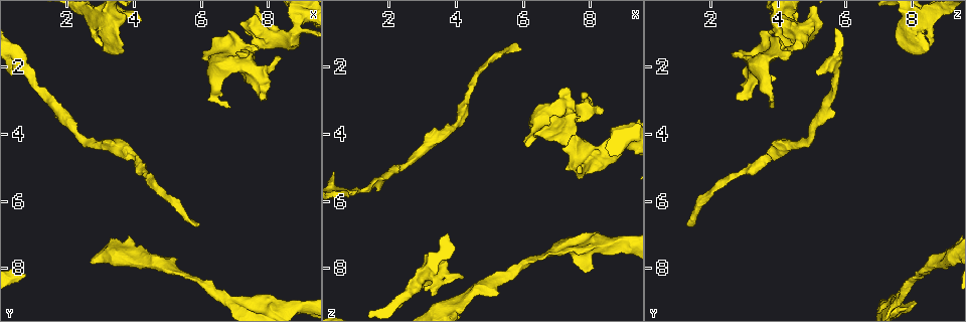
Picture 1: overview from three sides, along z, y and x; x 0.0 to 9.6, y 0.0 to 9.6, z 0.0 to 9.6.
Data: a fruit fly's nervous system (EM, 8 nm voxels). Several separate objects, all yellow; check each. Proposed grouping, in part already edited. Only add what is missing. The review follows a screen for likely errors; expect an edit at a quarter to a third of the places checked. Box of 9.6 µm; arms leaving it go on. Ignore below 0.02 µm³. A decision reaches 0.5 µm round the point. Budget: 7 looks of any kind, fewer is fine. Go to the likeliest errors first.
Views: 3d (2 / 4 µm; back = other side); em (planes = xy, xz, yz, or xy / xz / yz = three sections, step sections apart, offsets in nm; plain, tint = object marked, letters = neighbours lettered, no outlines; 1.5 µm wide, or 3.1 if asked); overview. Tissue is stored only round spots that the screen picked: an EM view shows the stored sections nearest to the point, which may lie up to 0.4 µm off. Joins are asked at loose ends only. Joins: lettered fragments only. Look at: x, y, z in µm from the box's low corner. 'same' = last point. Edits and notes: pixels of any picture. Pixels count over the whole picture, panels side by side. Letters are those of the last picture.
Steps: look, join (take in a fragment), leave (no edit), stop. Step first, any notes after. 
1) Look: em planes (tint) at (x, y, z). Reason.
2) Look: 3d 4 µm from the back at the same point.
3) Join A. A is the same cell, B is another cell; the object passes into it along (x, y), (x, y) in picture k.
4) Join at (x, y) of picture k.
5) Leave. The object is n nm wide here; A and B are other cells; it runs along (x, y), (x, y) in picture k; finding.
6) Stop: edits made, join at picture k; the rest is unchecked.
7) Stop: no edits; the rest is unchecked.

Look: em planes (letters) at (7.85, 9.05, 8.15). Branch stops here.

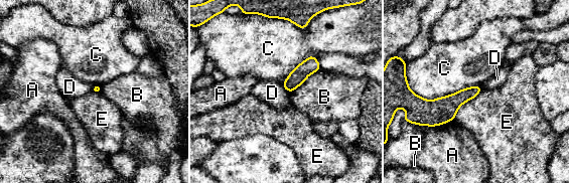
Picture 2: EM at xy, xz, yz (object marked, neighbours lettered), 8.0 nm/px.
Leave. A, B, C, D and E are other cells; a border runs along (480, 89), (458, 109), (453, 120) in picture 2; none of them fits.

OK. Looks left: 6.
Look: 3d 4 µm from the back at (6.75, 1.00, 3.50). An open end.

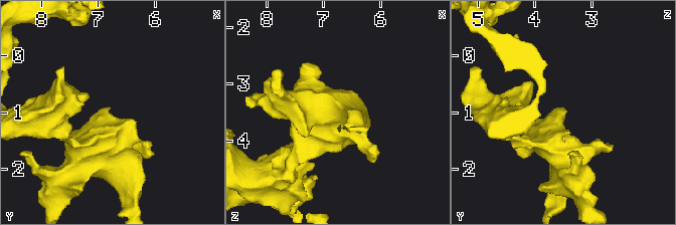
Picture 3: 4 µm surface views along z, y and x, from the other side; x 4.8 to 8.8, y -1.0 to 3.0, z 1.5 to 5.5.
Look: em planes (plain) at (6.80, 0.95, 3.55).

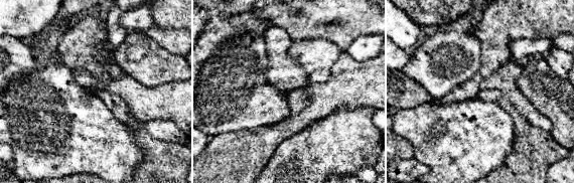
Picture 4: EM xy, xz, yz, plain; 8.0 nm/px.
Look: em planes (letters) at the same point. What lies round it.

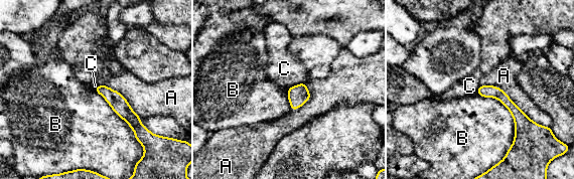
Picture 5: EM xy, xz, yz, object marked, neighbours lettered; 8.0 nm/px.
Leave. The object is 100 nm wide here; the longest contact is with A, 600 nm; A, B and C are other cells; no lettered fragment goes on from it.

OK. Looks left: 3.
Look: em xz step 4 (letters) at (7.80, 2.95, 2.75). Branch stops here.

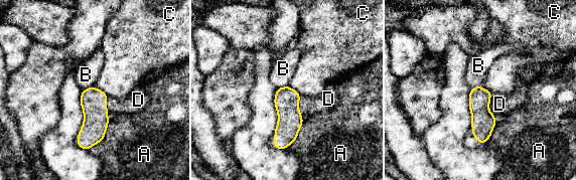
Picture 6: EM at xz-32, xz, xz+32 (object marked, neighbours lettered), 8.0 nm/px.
Leave. A, B, C and D are other cells; a border runs along (490, 94), (489, 111), (494, 116) in picture 6; no lettered fragment goes on from it.

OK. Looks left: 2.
Stop: no edits; the rest is unchecked.

